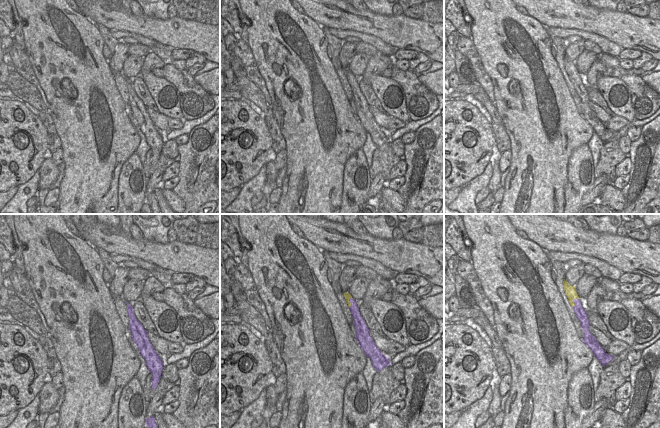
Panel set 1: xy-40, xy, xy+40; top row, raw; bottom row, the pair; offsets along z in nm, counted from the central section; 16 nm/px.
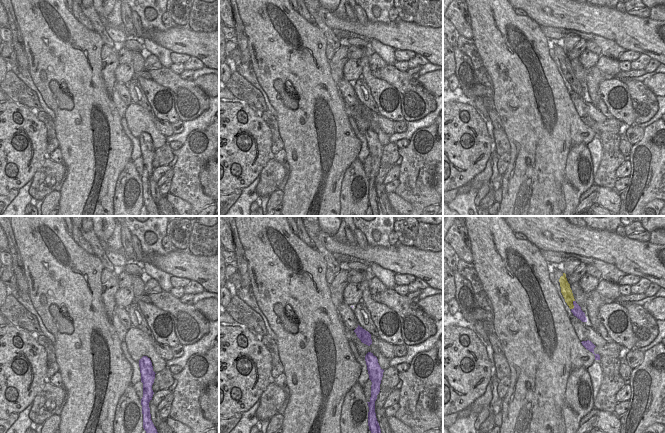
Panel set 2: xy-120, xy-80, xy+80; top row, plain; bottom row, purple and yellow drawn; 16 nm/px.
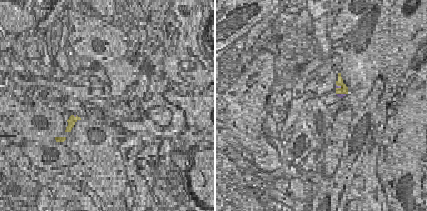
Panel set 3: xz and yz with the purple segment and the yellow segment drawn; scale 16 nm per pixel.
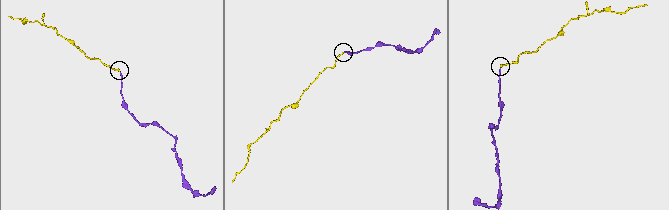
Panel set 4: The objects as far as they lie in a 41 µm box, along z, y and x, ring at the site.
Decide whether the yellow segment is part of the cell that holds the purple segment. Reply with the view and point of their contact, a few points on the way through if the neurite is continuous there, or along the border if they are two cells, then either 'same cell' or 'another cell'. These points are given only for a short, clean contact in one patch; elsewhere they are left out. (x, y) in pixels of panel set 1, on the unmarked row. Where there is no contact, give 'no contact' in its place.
xy+40 (573, 76) | along xy+40 (579, 74), (573, 76), (574, 81), (572, 83) | another cell

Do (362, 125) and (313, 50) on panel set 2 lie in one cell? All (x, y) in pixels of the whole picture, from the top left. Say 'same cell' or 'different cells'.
different cells

